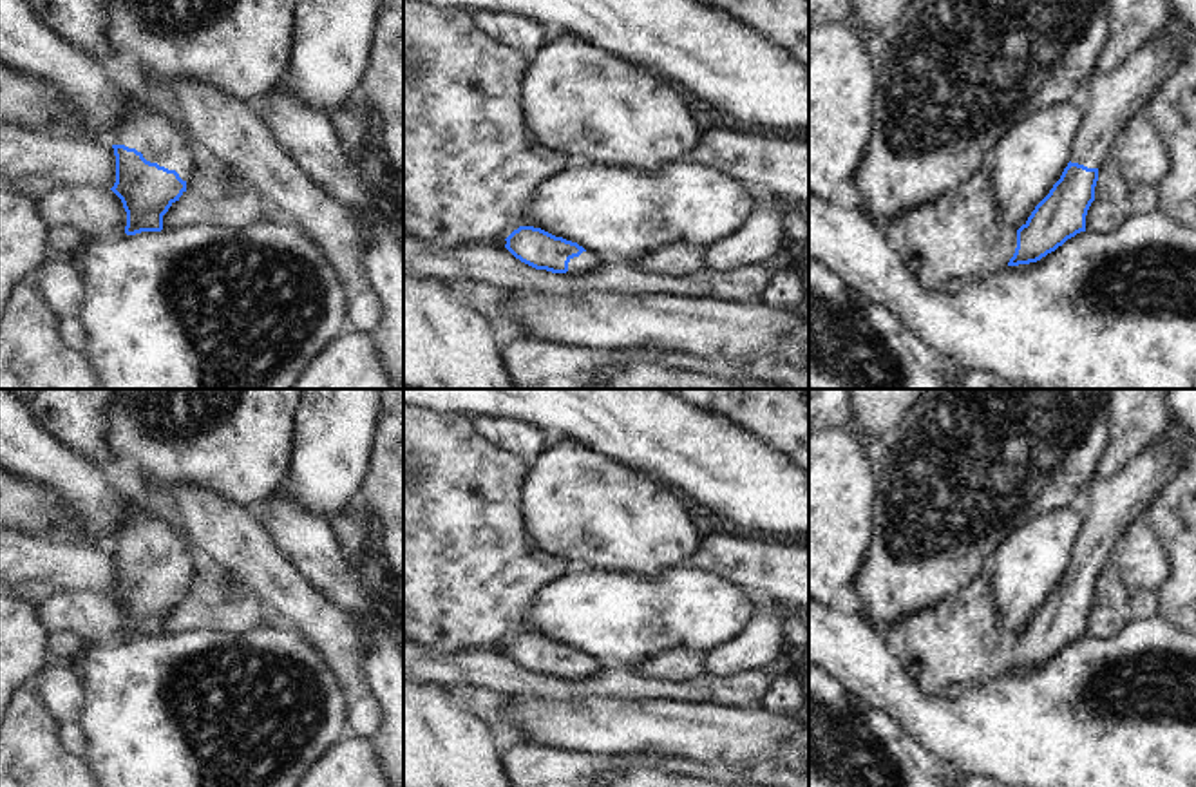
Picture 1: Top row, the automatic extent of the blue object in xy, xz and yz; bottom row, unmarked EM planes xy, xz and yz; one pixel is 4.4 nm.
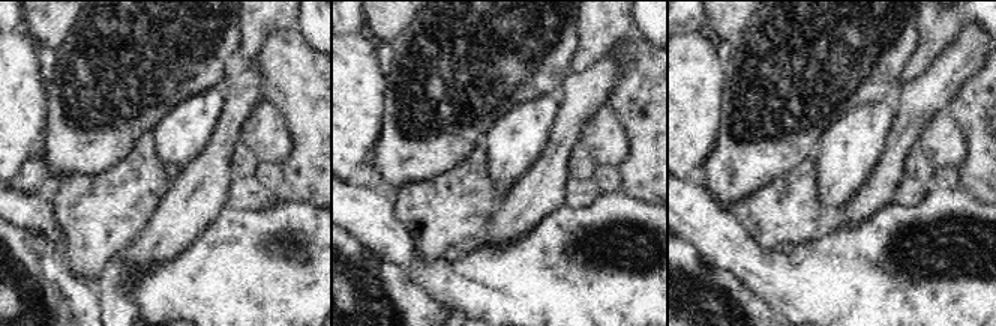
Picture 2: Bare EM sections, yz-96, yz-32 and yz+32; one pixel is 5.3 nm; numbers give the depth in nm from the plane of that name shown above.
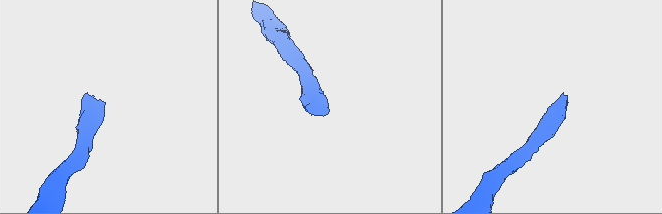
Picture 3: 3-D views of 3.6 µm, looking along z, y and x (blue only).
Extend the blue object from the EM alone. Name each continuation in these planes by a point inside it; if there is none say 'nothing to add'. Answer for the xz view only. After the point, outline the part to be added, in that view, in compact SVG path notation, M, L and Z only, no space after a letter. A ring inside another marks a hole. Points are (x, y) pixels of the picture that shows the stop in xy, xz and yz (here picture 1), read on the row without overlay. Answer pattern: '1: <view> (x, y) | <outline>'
1: xz (585, 668) | M586 655L579 662L570 664L566 678L570 682L579 682L592 678L597 671L595 659Z

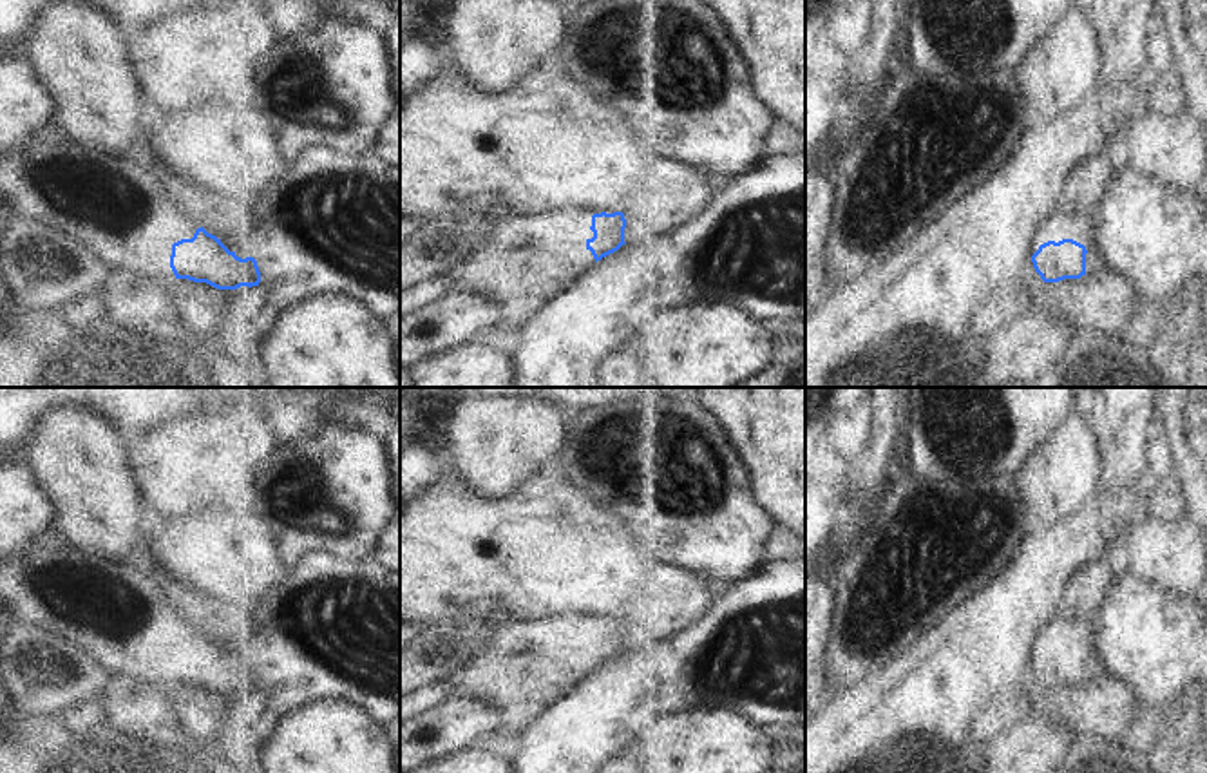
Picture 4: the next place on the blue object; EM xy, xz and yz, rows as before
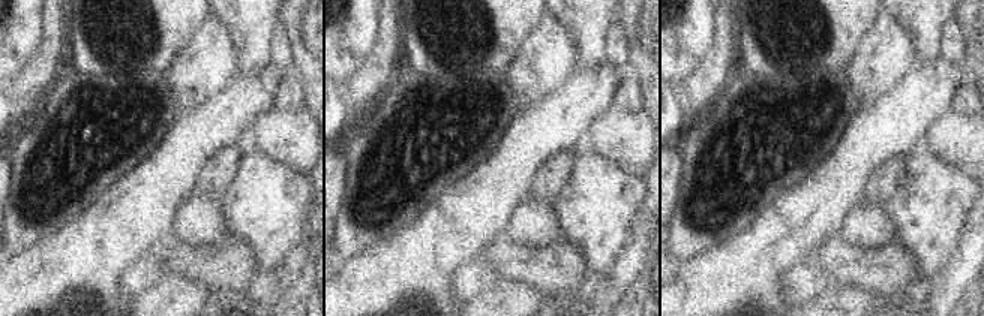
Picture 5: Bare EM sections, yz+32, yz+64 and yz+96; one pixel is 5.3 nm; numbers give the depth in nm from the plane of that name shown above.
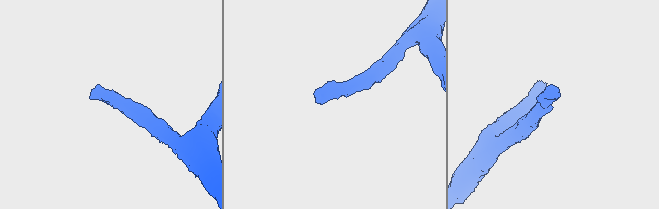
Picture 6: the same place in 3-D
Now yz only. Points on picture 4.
nothing to add

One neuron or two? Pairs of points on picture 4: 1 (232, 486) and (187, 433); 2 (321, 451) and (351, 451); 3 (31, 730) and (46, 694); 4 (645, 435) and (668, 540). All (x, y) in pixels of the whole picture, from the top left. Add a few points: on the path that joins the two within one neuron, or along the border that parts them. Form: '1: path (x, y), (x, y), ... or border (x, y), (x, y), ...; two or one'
1: path (227, 473), (199, 446); one
2: path (328, 451), (344, 451); one
3: border (24, 714), (58, 715); two
4: path (650, 460), (655, 466), (655, 502), (665, 515); one

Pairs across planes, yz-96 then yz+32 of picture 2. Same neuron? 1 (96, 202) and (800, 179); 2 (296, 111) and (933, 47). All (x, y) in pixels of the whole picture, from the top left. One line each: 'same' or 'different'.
1: same
2: different

